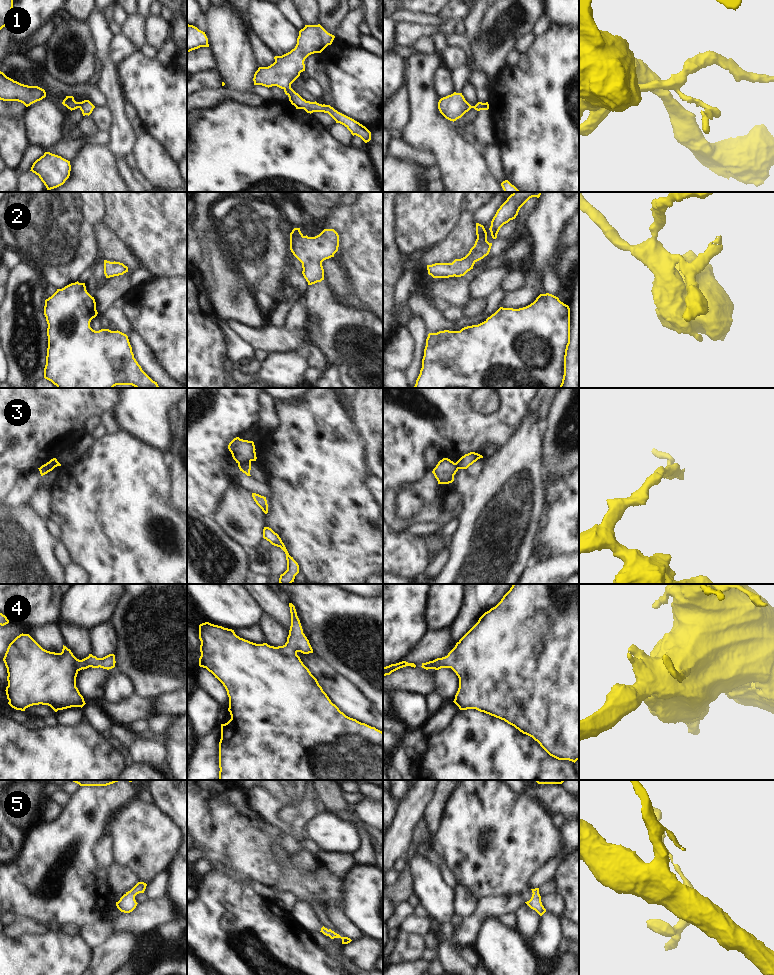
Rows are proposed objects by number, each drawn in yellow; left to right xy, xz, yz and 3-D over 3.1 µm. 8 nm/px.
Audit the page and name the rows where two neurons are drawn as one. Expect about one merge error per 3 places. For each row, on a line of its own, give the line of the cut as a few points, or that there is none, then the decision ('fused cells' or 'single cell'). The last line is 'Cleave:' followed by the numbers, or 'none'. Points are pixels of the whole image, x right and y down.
1: no cut; single cell
2: no cut; single cell
3: cut in xz along (250, 461), (238, 463); fused cells
4: no cut; single cell
5: no cut; single cell
Cleave: 3

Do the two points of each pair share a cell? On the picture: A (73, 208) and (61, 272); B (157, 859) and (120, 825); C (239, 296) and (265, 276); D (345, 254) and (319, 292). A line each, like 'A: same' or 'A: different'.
A: same
B: same
C: different
D: different

